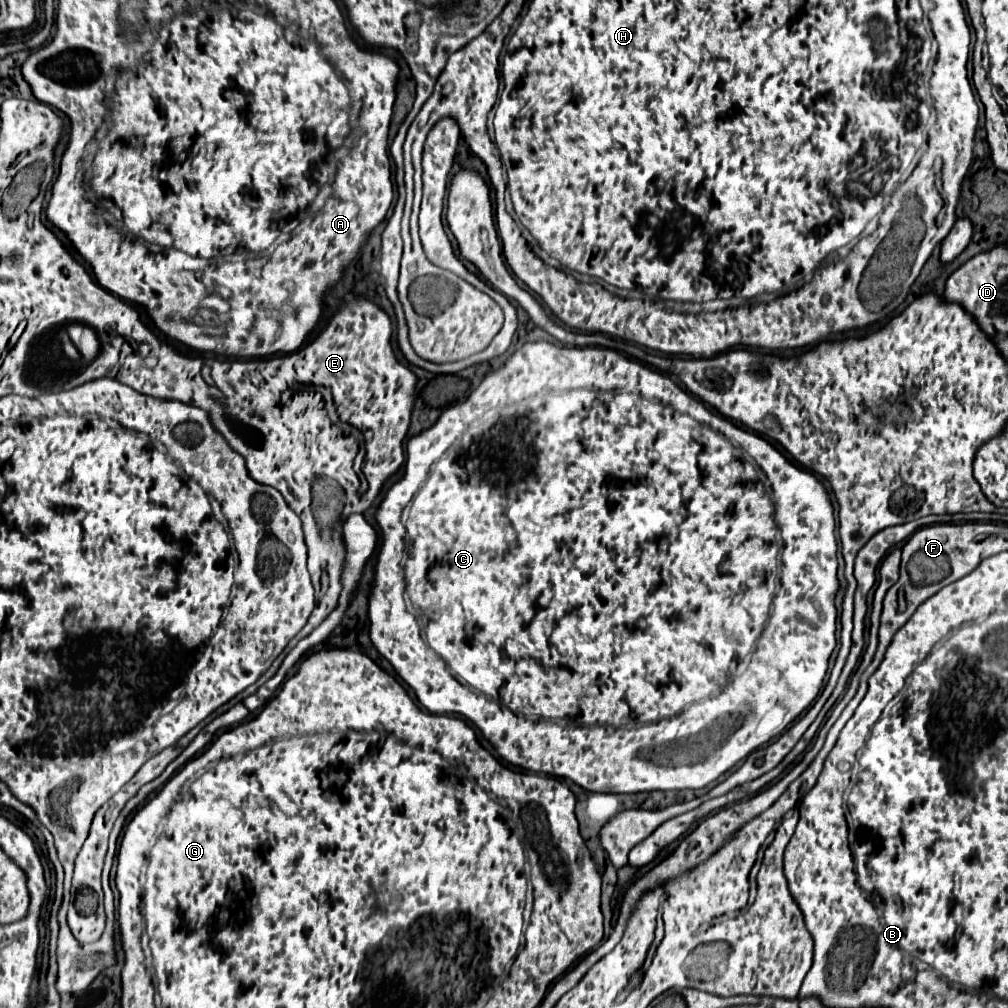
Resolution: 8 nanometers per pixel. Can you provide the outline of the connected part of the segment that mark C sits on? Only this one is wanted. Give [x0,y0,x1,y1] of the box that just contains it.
[368,342,840,794]

